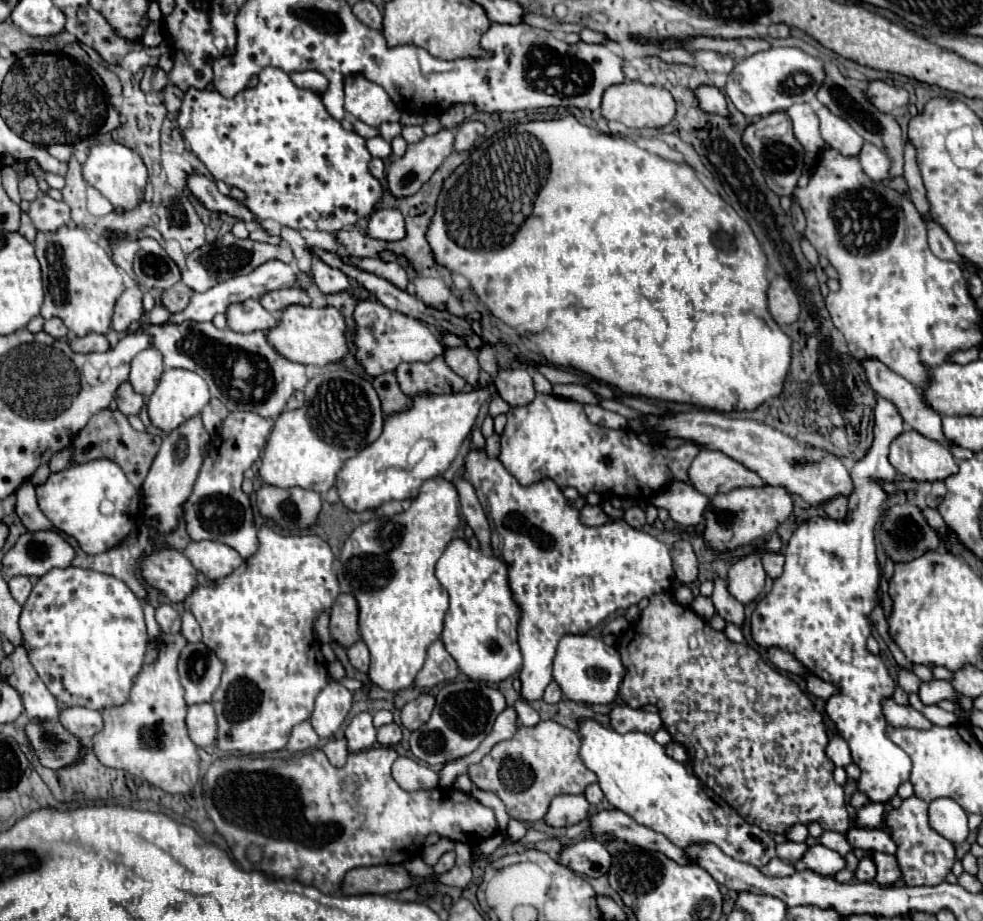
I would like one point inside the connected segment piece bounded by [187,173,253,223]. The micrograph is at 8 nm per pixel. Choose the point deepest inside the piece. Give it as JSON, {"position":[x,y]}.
{"position":[205,190]}

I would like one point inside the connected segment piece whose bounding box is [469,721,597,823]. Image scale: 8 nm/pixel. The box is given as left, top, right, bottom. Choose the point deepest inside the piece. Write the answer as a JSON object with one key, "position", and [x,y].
{"position":[525,772]}

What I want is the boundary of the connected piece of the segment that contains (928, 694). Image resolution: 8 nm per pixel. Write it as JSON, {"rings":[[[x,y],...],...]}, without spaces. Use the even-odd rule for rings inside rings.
{"rings":[[[927,681],[927,683],[921,683],[921,689],[919,689],[919,699],[927,705],[933,705],[933,703],[939,703],[943,699],[947,701],[953,701],[957,703],[957,693],[955,689],[951,687],[949,681]]]}

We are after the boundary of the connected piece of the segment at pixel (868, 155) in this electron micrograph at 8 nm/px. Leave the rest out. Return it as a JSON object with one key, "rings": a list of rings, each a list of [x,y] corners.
{"rings":[[[865,143],[863,149],[861,149],[861,153],[859,153],[859,161],[861,161],[863,171],[869,177],[873,177],[873,181],[881,181],[881,179],[889,177],[889,165],[891,165],[889,155],[885,155],[875,145]]]}

